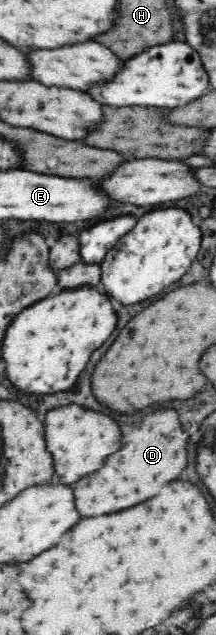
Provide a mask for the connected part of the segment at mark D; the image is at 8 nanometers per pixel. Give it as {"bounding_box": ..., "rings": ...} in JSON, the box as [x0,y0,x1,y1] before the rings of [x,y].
{"bounding_box":[73,409,189,517],"rings":[[[173,409],[155,411],[145,415],[129,435],[123,435],[123,447],[105,459],[105,465],[73,485],[75,505],[83,517],[109,515],[131,505],[137,505],[153,495],[159,495],[159,489],[177,479],[187,467],[187,441],[189,437],[181,429],[179,415]]]}

